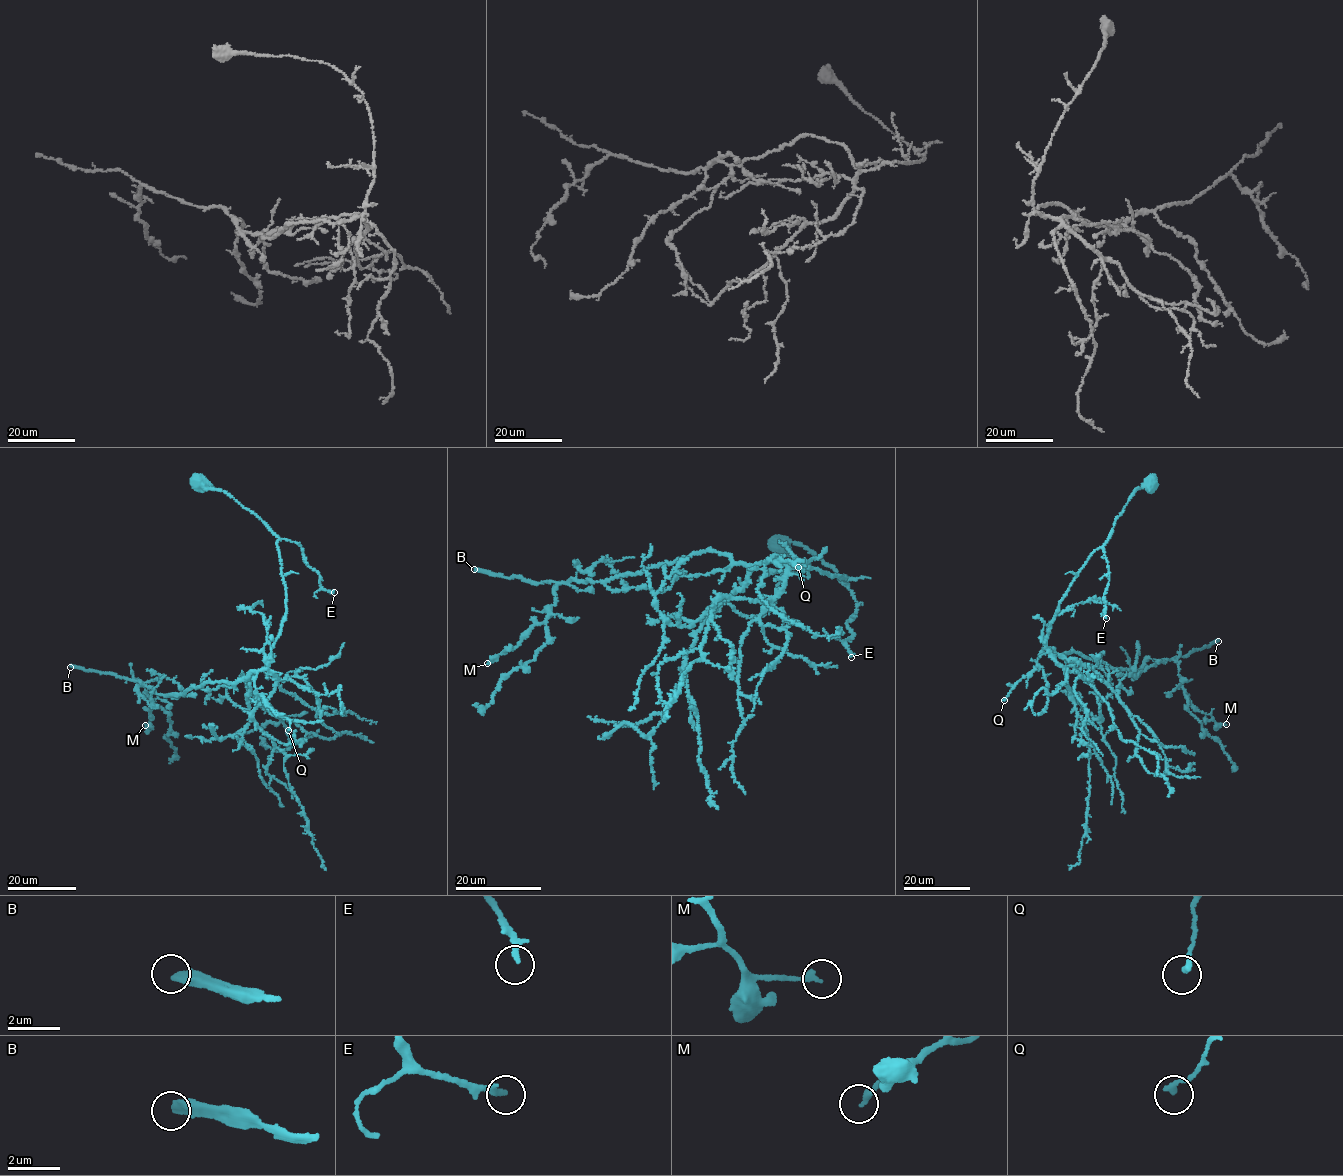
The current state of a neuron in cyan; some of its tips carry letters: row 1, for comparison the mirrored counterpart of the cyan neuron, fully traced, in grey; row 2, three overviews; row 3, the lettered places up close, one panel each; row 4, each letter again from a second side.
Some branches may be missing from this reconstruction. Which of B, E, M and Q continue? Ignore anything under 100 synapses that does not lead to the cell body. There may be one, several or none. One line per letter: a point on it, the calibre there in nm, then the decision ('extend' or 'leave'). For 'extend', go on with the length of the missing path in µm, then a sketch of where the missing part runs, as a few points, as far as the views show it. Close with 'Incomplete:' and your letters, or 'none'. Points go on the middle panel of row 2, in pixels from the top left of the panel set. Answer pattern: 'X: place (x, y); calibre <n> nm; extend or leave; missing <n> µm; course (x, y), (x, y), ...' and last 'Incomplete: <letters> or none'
B: place (474, 569); calibre 440 nm; extend; missing 50 µm
E: place (851, 657); calibre 200 nm; leave
M: place (487, 663); calibre 220 nm; leave
Q: place (798, 567); calibre 200 nm; leave
Incomplete: B

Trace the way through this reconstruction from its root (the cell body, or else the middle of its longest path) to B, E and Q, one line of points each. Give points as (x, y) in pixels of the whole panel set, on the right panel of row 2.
B: (1151, 484), (1133, 492), (1107, 539), (1078, 573), (1045, 647), (1137, 672), (1218, 641)
E: (1151, 484), (1133, 492), (1103, 545), (1109, 576), (1103, 595), (1106, 618)
Q: (1151, 484), (1133, 492), (1107, 539), (1078, 573), (1050, 623), (1037, 666), (1015, 683), (1004, 700)

